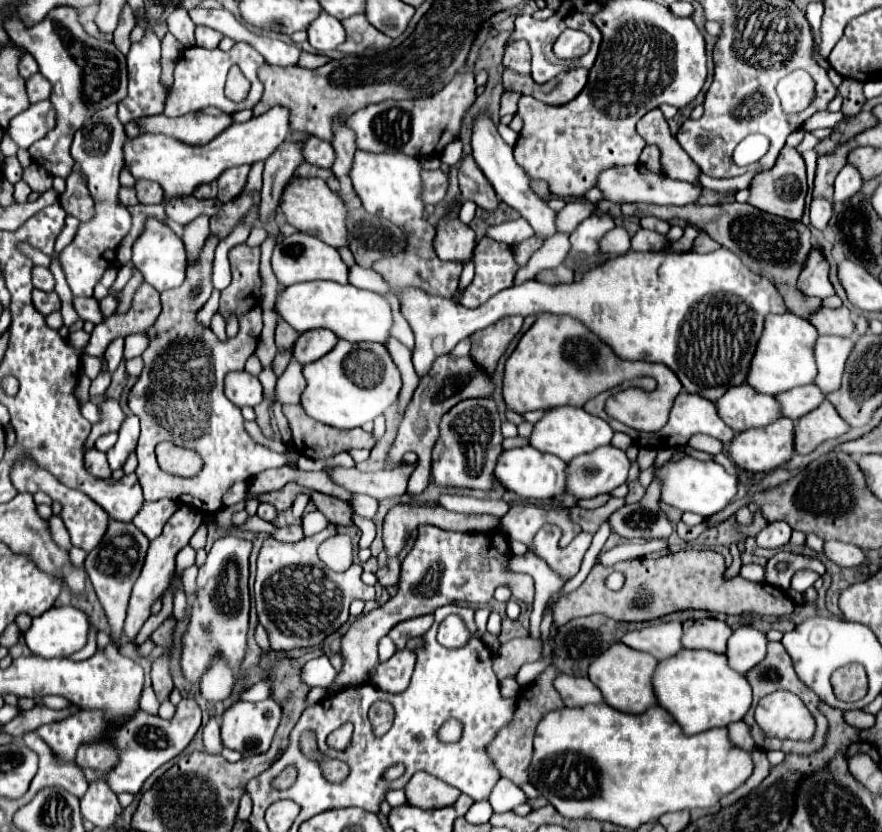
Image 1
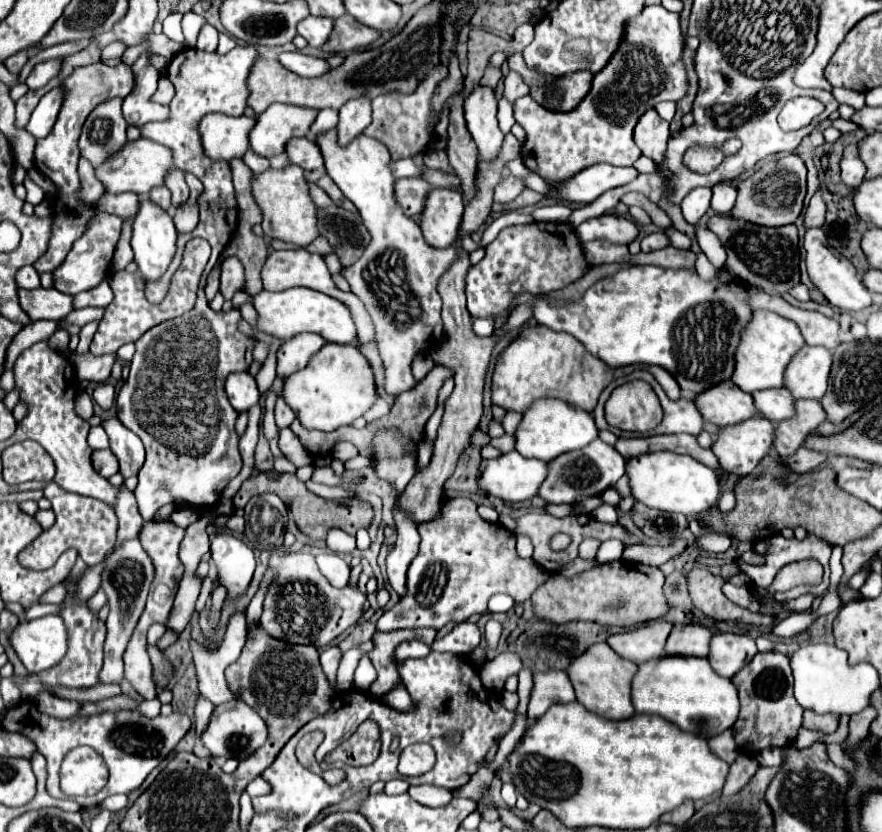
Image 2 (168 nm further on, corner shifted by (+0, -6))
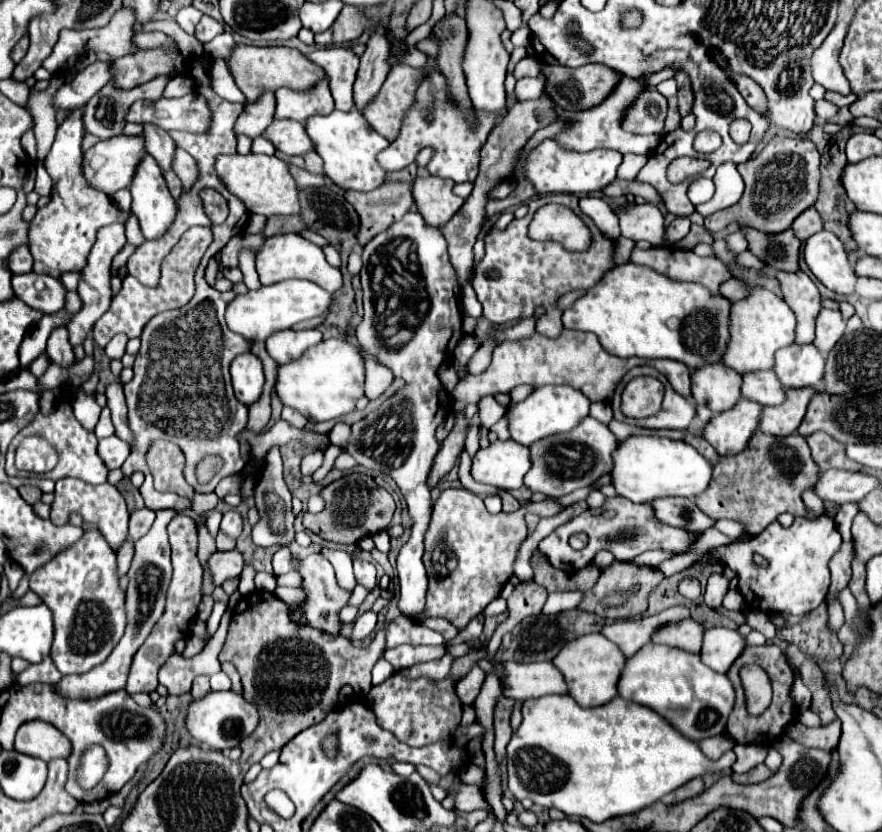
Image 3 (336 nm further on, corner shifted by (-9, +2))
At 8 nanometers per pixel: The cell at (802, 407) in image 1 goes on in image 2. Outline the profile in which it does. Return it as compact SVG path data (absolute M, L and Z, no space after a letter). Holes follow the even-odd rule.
M785 387L769 389L769 391L755 391L751 393L751 397L755 399L755 407L759 407L759 413L771 419L771 423L789 419L795 413L795 407L793 407L795 399Z

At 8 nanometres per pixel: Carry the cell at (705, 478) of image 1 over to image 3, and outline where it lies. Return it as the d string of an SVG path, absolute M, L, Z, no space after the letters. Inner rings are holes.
M634 435L616 449L616 469L612 481L618 495L634 503L650 503L658 497L698 497L712 481L712 465L688 443L668 437Z

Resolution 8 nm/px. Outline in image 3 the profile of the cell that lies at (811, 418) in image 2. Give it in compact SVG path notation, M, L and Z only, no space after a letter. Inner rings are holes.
M814 387L788 389L788 399L780 407L766 407L760 419L760 431L776 437L788 437L798 431L810 399L816 395Z

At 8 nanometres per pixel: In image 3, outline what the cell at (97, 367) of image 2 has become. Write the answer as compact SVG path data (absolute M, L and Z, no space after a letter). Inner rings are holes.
M116 335L104 349L104 353L108 355L108 359L122 359L124 351L126 351L126 341L128 337L126 335Z

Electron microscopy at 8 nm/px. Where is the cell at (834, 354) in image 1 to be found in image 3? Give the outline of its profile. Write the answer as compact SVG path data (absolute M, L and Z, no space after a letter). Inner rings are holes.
M792 343L776 353L776 375L784 387L820 387L824 383L826 355L812 343Z

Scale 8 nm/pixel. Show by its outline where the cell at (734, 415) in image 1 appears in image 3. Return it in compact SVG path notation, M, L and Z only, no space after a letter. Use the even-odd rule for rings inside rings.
M720 363L720 367L702 367L702 371L692 373L692 397L698 405L706 405L712 413L722 413L732 409L742 397L742 377L732 369Z

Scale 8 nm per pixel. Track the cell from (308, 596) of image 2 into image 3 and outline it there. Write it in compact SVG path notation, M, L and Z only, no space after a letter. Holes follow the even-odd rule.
M314 551L310 553L308 557L302 559L302 587L304 591L304 601L300 605L288 605L292 613L296 613L296 621L300 625L310 625L314 629L320 629L324 633L330 633L330 635L338 635L340 629L342 629L342 619L338 617L340 609L348 605L352 593L342 589L334 577L334 571L332 571L332 565L328 563L328 559L320 553L320 551Z

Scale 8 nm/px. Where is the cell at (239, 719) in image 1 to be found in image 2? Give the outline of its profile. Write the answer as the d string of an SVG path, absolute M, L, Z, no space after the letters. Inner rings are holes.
M241 699L217 705L215 711L211 713L209 725L201 735L203 745L211 751L213 757L233 757L233 759L245 759L249 757L255 749L259 749L267 739L267 725L265 721L259 717L257 711L253 711L247 703L243 703Z

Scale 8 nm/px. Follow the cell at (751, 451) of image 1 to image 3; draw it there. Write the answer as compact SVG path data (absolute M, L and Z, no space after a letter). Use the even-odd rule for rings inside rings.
M740 399L732 411L718 413L704 427L704 439L720 455L738 455L748 449L748 441L756 433L762 417L762 405Z

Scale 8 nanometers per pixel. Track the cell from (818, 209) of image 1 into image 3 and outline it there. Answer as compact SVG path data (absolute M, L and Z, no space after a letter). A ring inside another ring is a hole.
M830 231L812 235L804 245L804 261L820 283L840 295L852 295L856 287L856 273L848 261L844 245Z

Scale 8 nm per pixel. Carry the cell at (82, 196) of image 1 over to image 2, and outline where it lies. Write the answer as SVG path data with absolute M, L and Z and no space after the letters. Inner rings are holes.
M81 157L79 159L79 179L81 179L81 199L85 197L85 201L87 201L87 205L97 205L97 201L99 201L99 197L105 193L105 189L103 189L103 185L95 179L95 173L93 173L93 165L85 159L85 157Z

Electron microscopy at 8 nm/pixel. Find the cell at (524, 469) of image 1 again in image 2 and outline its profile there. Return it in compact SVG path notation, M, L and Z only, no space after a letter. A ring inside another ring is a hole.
M509 451L497 459L481 461L477 485L493 497L515 503L535 497L545 477L545 461L527 459L517 451Z

